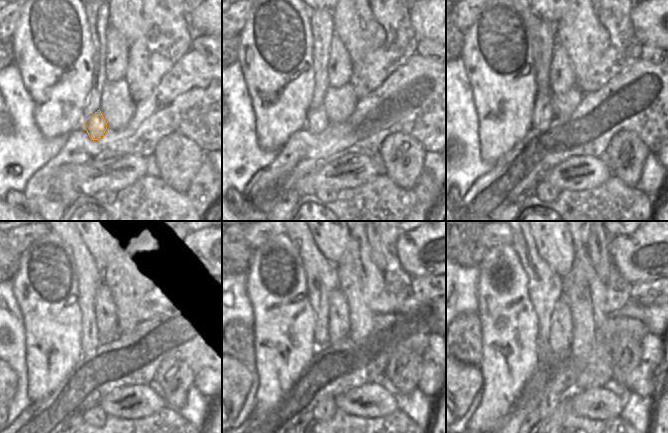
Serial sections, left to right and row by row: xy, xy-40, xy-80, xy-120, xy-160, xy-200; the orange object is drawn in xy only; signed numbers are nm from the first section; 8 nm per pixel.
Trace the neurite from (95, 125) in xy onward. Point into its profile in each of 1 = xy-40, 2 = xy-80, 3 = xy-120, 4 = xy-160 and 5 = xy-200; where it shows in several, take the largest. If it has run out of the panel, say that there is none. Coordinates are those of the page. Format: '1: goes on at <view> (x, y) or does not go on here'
1: goes on at xy-40 (317, 120)
2: goes on at xy-80 (543, 114)
3: goes on at xy-120 (90, 275)
4: goes on at xy-160 (321, 275)
5: goes on at xy-200 (545, 286)

